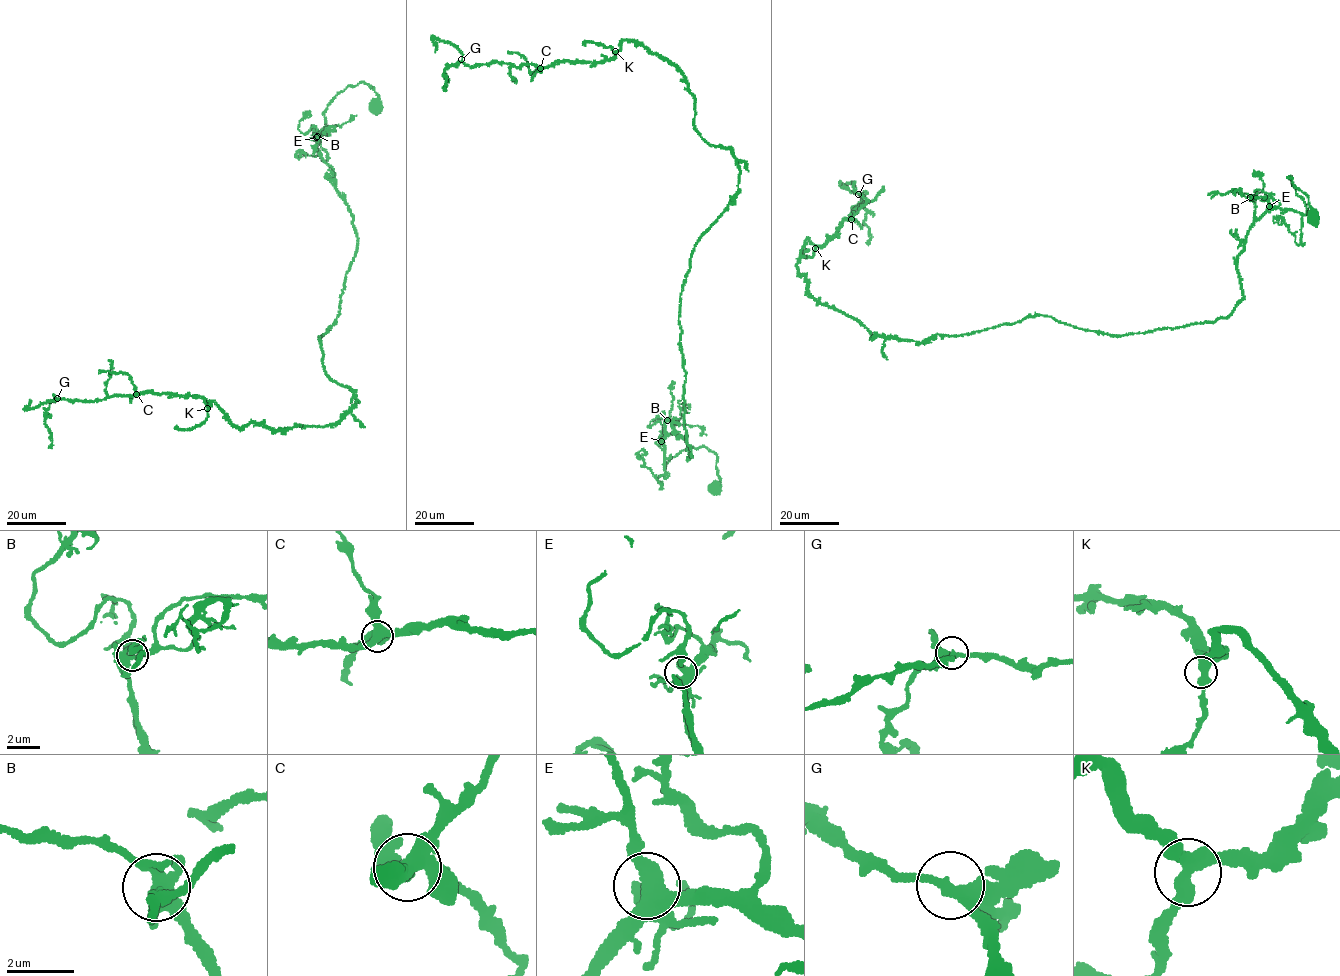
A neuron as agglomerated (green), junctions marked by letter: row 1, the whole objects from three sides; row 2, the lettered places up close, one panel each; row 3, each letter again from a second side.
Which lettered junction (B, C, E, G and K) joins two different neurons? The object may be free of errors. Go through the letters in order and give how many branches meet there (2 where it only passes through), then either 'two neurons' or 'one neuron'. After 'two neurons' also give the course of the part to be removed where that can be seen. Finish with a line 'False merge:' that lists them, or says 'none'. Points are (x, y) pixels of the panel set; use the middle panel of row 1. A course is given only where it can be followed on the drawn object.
B: branches 4; one neuron
C: branches 4; one neuron
E: branches 4; one neuron
G: branches 3; one neuron
K: branches 3; one neuron
False merge: none

